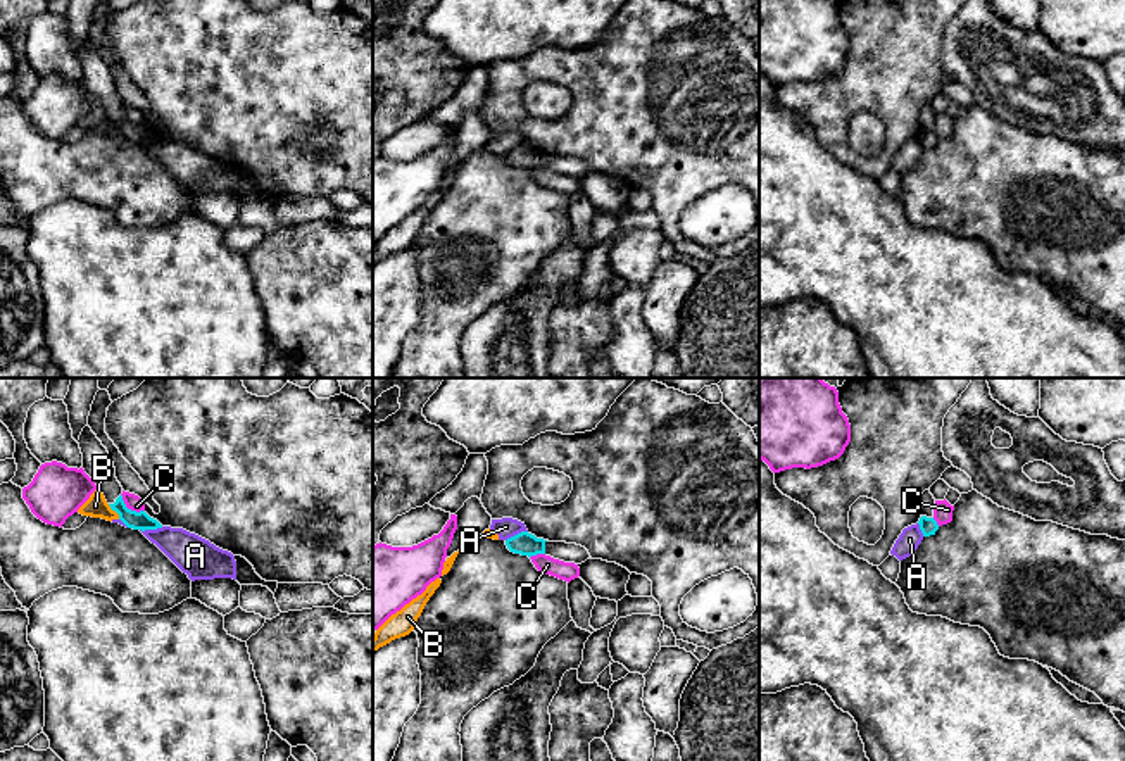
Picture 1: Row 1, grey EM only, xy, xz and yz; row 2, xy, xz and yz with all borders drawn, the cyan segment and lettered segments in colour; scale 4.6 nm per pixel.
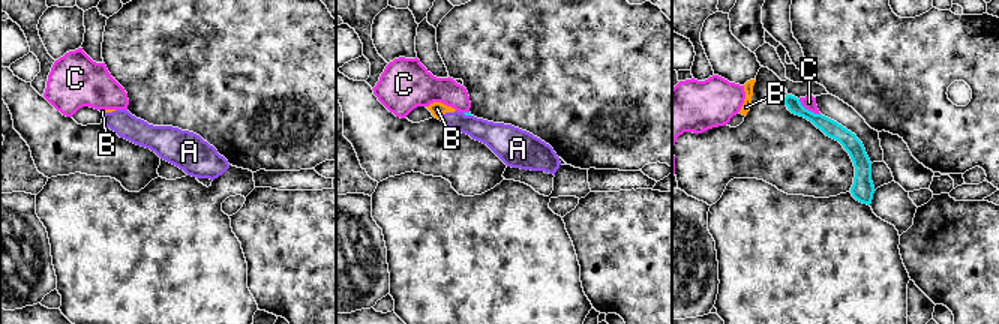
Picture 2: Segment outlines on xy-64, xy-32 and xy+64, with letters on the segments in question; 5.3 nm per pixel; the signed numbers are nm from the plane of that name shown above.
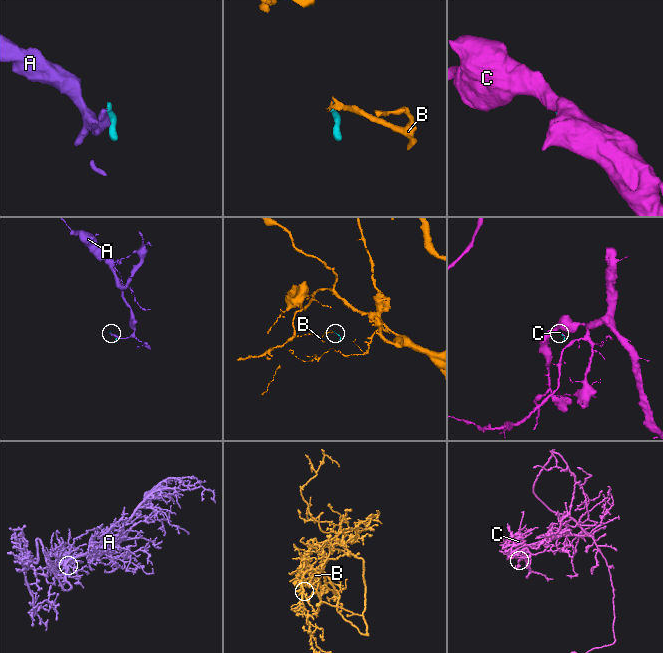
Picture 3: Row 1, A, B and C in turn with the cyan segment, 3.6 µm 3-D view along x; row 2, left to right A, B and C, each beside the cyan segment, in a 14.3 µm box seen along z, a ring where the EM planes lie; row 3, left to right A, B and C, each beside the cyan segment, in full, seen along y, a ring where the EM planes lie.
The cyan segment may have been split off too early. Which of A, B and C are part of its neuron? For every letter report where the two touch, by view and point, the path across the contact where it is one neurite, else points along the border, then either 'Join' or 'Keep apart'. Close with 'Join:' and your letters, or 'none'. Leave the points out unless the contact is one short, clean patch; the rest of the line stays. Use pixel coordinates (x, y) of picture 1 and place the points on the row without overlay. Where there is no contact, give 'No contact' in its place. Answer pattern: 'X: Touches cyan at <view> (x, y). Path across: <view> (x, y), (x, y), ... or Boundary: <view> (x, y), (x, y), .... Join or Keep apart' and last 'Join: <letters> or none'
A: Touches cyan at xy (150, 142). Boundary: xy (163, 140), (140, 144). Keep apart
B: Touches cyan at xy (114, 123). Boundary: xy (107, 118), (119, 132). Keep apart
C: Touches cyan at xy (130, 123). Keep apart
Join: none

